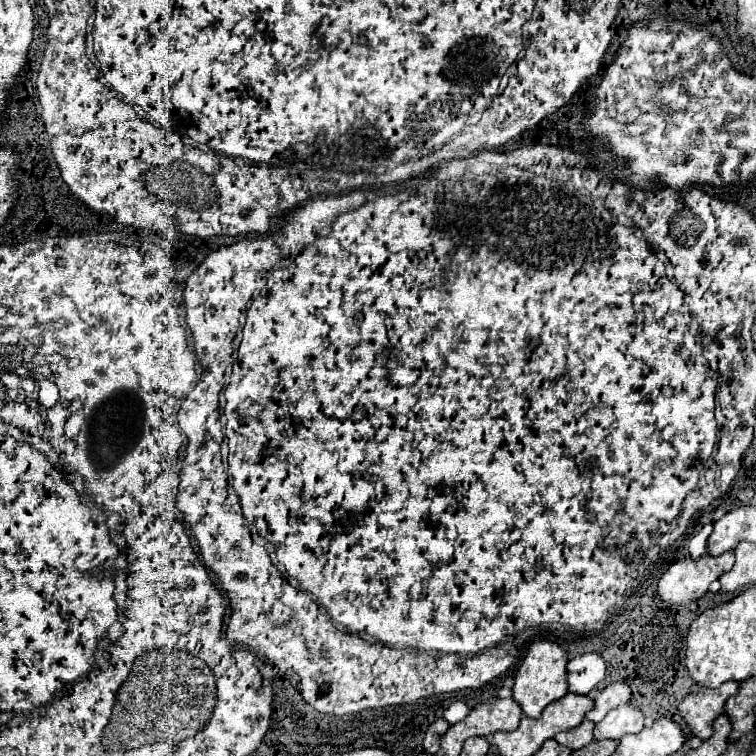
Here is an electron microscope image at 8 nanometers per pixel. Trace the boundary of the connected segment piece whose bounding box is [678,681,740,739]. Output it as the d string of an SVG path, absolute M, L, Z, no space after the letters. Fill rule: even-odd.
M726 681L716 689L700 687L696 693L690 693L684 697L684 701L678 705L678 711L682 713L684 721L690 725L692 733L700 739L710 739L712 723L718 715L722 715L726 699L738 693L740 683L738 681Z

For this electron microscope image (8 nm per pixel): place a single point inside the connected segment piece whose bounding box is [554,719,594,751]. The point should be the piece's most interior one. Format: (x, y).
(580, 736)

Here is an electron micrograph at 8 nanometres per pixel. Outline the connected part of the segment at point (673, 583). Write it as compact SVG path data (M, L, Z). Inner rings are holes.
M726 551L718 557L702 555L698 559L678 559L672 563L658 581L658 595L668 607L686 605L702 597L710 583L734 565L734 553Z

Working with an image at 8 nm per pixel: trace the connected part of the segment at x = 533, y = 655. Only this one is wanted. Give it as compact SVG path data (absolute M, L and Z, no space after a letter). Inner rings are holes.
M534 641L514 677L514 687L512 687L512 697L520 703L522 711L526 717L538 717L544 707L568 693L568 679L566 679L566 663L568 663L568 653L562 645L552 643L552 641Z

